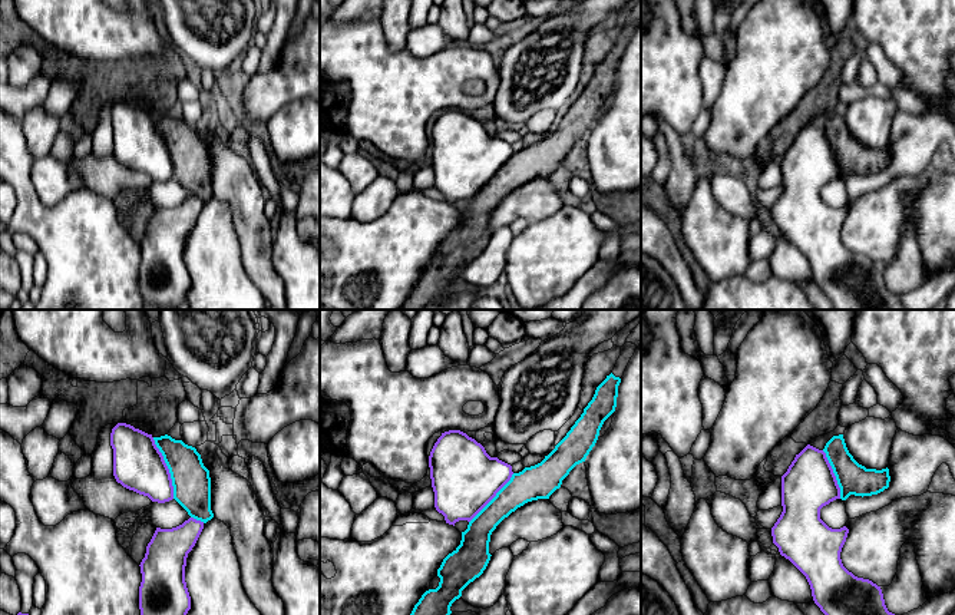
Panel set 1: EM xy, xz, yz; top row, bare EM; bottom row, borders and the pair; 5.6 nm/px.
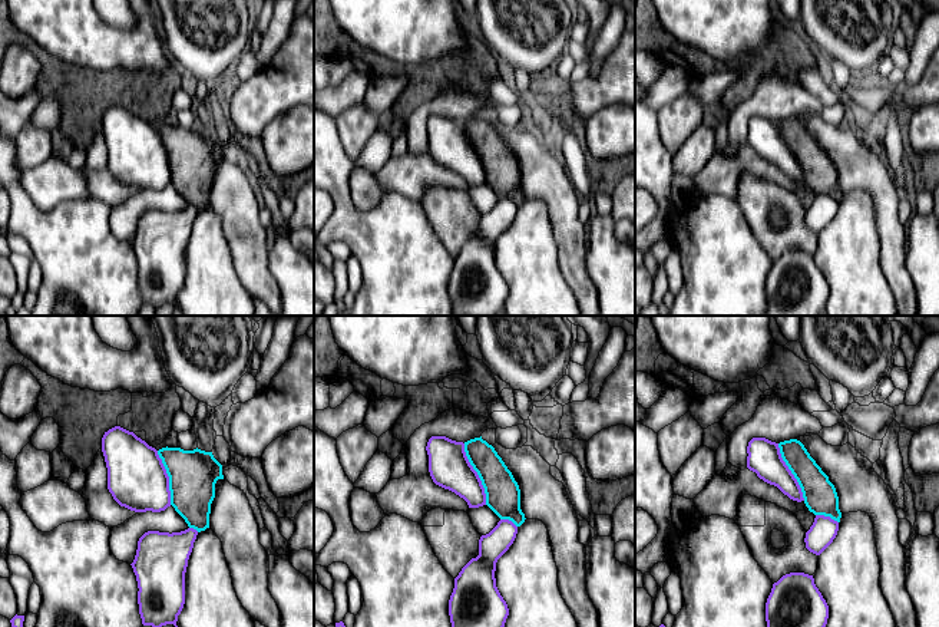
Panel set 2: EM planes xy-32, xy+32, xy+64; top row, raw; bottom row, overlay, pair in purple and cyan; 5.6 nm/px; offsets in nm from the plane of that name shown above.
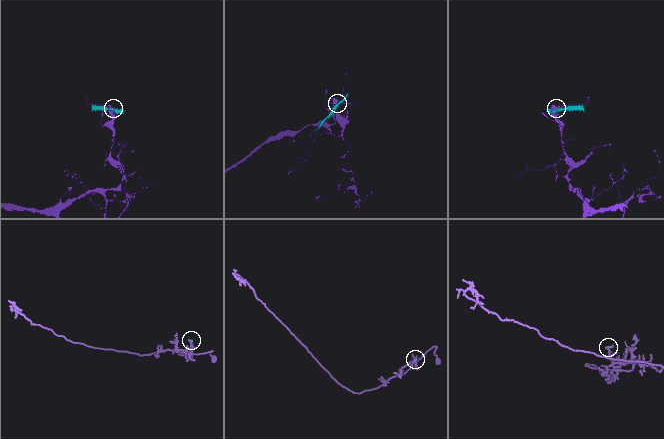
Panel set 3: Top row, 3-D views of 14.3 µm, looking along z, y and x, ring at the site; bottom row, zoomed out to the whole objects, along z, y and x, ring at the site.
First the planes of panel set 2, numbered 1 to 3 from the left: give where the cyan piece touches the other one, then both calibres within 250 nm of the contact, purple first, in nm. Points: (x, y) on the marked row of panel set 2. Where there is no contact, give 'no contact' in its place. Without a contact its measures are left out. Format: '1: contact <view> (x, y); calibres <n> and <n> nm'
1: contact xy-32 (168, 478); calibres 340 and 280 nm
2: contact xy+32 (476, 474); calibres 220 and 190 nm
3: contact xy+64 (790, 472); calibres 190 and 190 nm

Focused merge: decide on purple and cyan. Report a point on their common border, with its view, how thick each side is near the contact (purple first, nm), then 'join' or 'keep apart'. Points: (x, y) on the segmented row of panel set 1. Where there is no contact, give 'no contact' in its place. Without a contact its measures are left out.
xy (167, 468) | 280/220 nm | keep apart

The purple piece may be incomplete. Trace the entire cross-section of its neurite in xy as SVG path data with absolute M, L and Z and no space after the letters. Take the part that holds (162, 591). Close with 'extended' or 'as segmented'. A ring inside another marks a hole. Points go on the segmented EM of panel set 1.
M189 518L172 529L156 528L141 562L141 615L186 615L191 596L185 582L188 553L195 546L204 522Z; as segmented

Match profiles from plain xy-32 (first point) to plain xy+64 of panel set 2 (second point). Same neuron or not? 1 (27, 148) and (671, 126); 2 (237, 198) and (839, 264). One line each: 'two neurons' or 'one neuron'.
1: one neuron
2: two neurons

